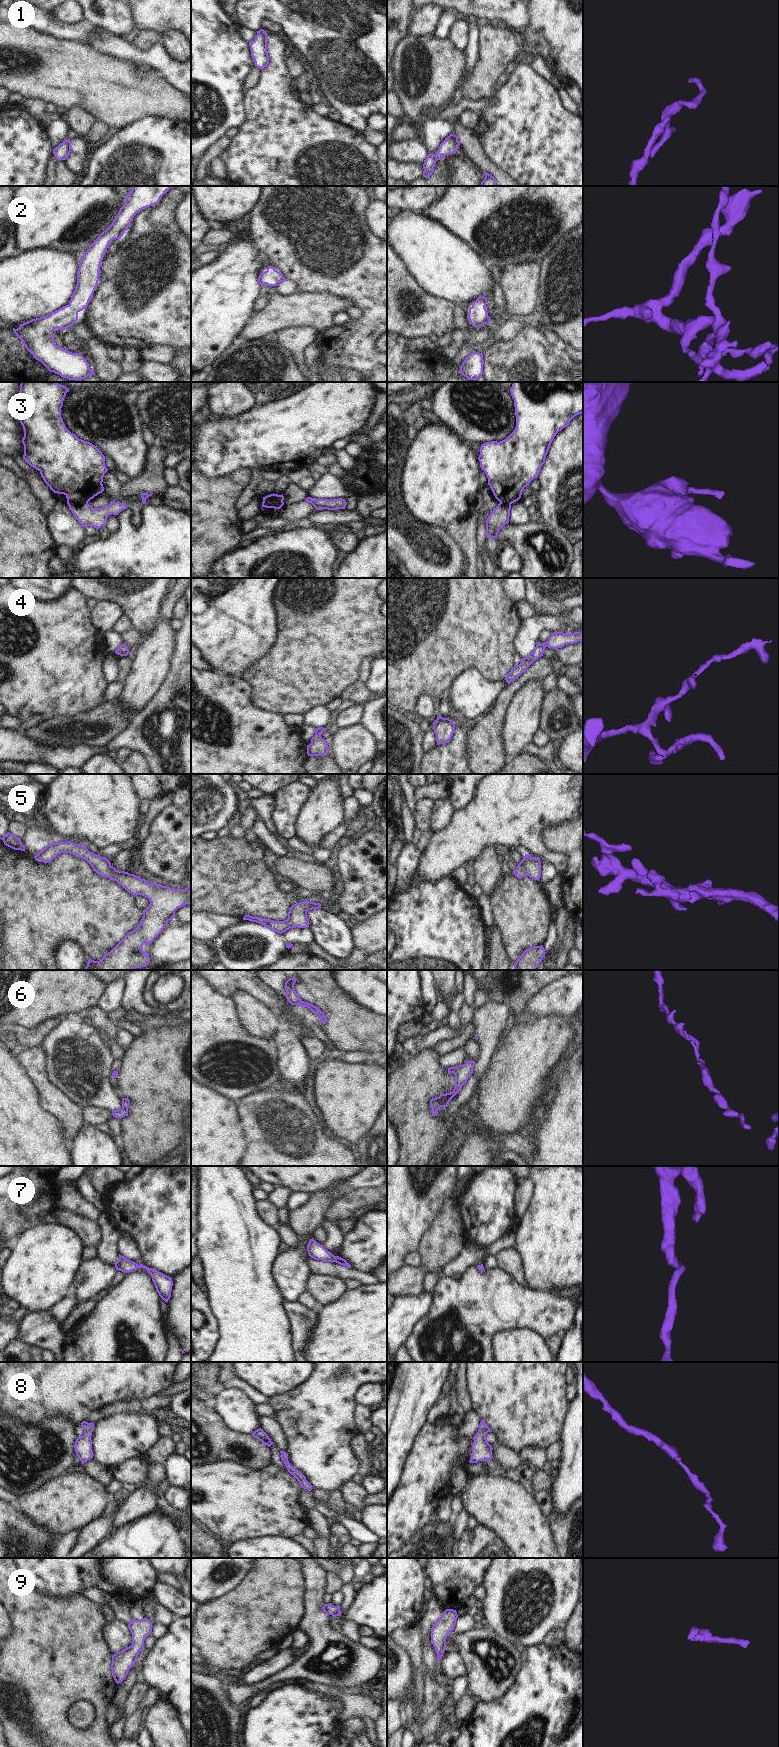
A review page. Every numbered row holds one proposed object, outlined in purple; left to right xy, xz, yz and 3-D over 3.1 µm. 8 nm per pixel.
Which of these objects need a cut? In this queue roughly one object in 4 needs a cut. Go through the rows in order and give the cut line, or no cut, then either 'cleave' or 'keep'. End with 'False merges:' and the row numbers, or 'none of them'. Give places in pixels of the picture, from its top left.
1: cut none; keep
2: cut none; keep
3: cut xy (87, 501), (68, 504); cleave
4: cut none; keep
5: cut none; keep
6: cut none; keep
7: cut none; keep
8: cut none; keep
9: cut none; keep
False merges: 3

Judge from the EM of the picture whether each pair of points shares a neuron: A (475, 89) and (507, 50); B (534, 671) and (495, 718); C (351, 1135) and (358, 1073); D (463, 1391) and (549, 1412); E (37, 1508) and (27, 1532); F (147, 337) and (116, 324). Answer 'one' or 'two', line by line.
A: one
B: one
C: one
D: two
E: two
F: one

